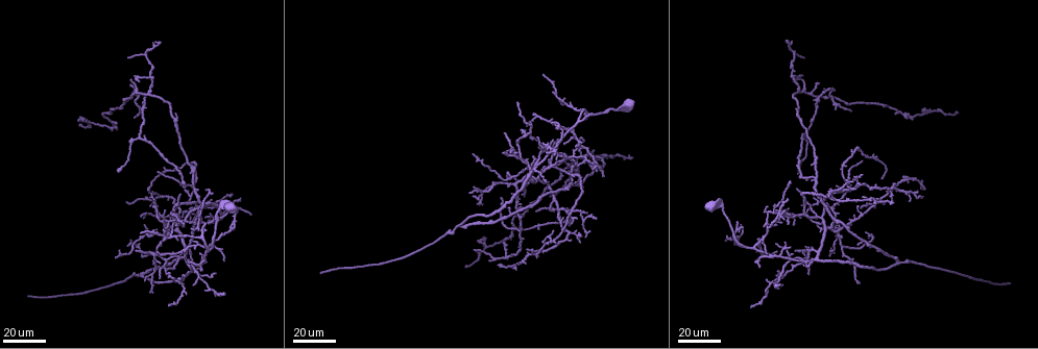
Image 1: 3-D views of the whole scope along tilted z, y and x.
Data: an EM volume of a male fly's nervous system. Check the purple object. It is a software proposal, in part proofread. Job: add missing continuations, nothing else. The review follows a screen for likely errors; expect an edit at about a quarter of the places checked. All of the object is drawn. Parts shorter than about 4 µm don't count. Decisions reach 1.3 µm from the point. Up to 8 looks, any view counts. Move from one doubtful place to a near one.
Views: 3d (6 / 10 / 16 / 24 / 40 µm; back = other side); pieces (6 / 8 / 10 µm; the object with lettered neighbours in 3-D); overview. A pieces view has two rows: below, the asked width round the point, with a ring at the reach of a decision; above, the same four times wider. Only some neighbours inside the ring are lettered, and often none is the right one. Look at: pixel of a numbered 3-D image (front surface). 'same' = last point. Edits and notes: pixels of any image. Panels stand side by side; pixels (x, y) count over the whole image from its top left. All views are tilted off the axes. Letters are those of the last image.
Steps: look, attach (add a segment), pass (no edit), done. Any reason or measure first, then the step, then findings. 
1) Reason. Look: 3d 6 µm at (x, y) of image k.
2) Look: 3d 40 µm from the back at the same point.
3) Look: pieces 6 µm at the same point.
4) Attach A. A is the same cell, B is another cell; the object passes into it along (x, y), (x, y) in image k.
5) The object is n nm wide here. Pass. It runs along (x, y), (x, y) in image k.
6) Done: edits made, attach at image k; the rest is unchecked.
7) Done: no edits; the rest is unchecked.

Tapers out. Look: 3d 24 µm at (893, 203) of image 1.

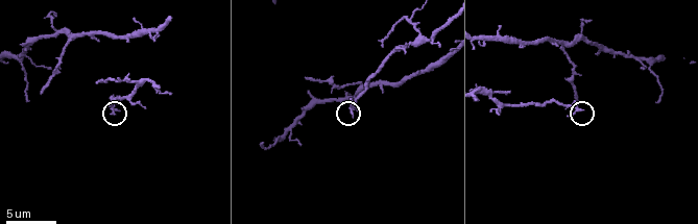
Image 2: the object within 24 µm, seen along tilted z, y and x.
Look: pieces 8 µm at (352, 119) of image 2.

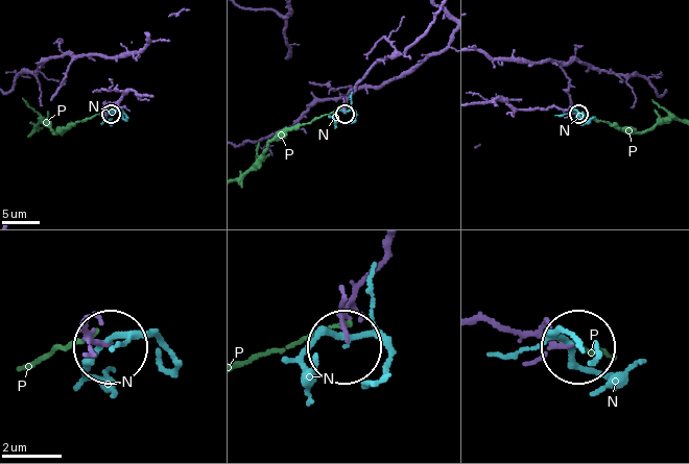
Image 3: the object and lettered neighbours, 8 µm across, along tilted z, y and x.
The object is 120 nm wide here. Pass. N and P are other cells; it runs along (388, 249), (347, 309), (347, 342) in image 3; none of them fits.

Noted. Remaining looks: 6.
An open end. Look: 3d 40 µm at (474, 249) of image 1.

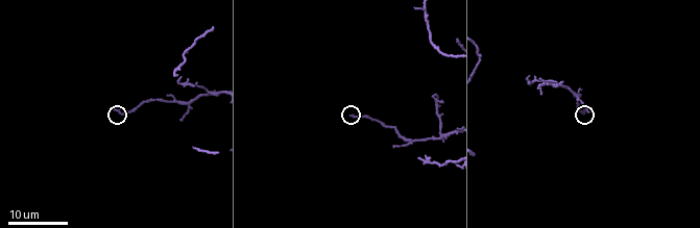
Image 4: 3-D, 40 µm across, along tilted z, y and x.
Look: pieces 10 µm at (115, 109) of image 4.

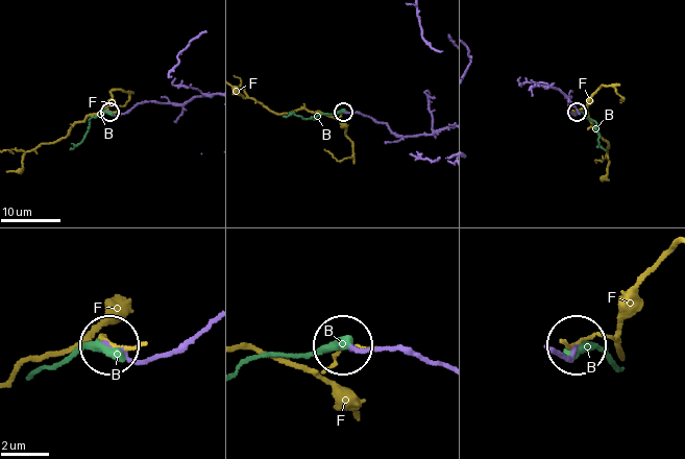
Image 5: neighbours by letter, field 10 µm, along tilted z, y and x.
The object is 170 nm wide here. Pass. B and F are other cells; none of them fits.

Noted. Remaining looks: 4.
Long arm stops here. Look: 3d 40 µm at (29, 297) of image 1.

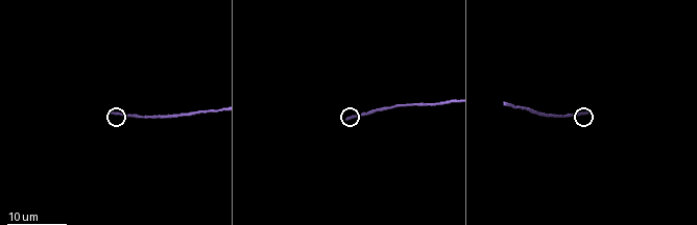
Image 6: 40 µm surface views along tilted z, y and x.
See the neighbours. Look: pieces 6 µm at (586, 112) of image 6.

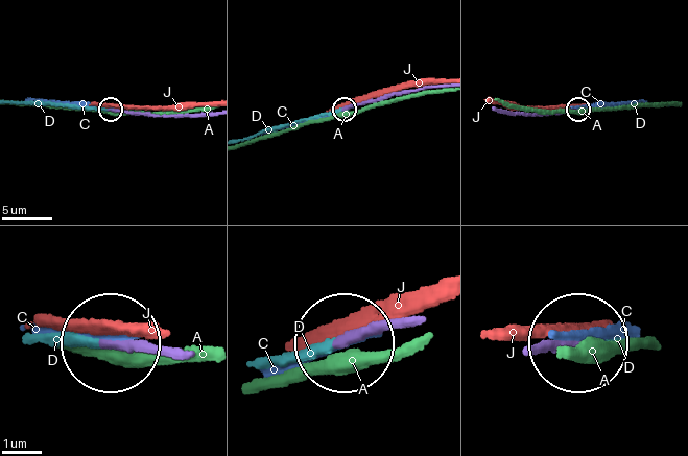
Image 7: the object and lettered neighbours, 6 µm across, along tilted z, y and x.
The object is 210 nm wide here. Attach D. D is the same cell, A, C and J are other cells; the cell continues.

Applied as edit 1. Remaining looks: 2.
Tapers out. Look: 3d 24 µm at (159, 173) of image 1.

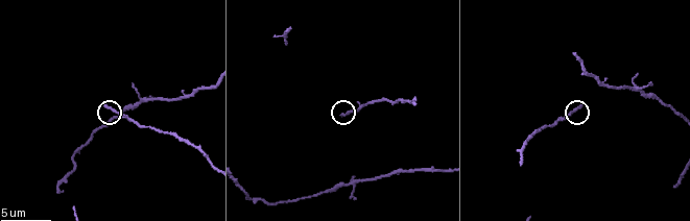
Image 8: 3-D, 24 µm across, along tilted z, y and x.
Look: pieces 10 µm at (105, 106) of image 8.

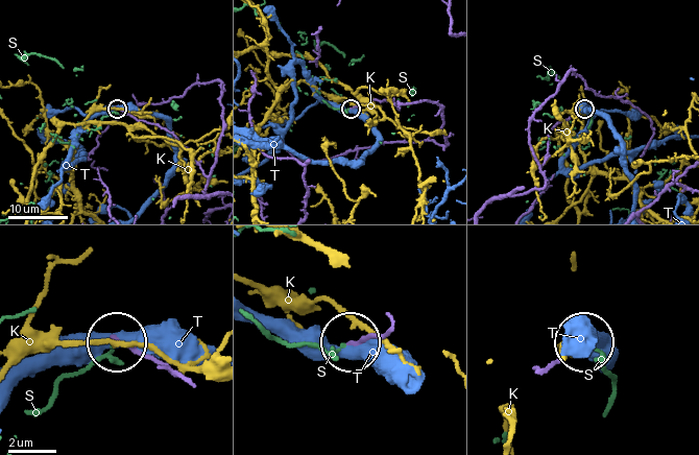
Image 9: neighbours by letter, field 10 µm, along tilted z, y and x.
Pass. K, S and T are other cells; no lettered segment goes on from it.

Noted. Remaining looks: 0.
Done: edits made, attach at image 7; the rest is unchecked.

